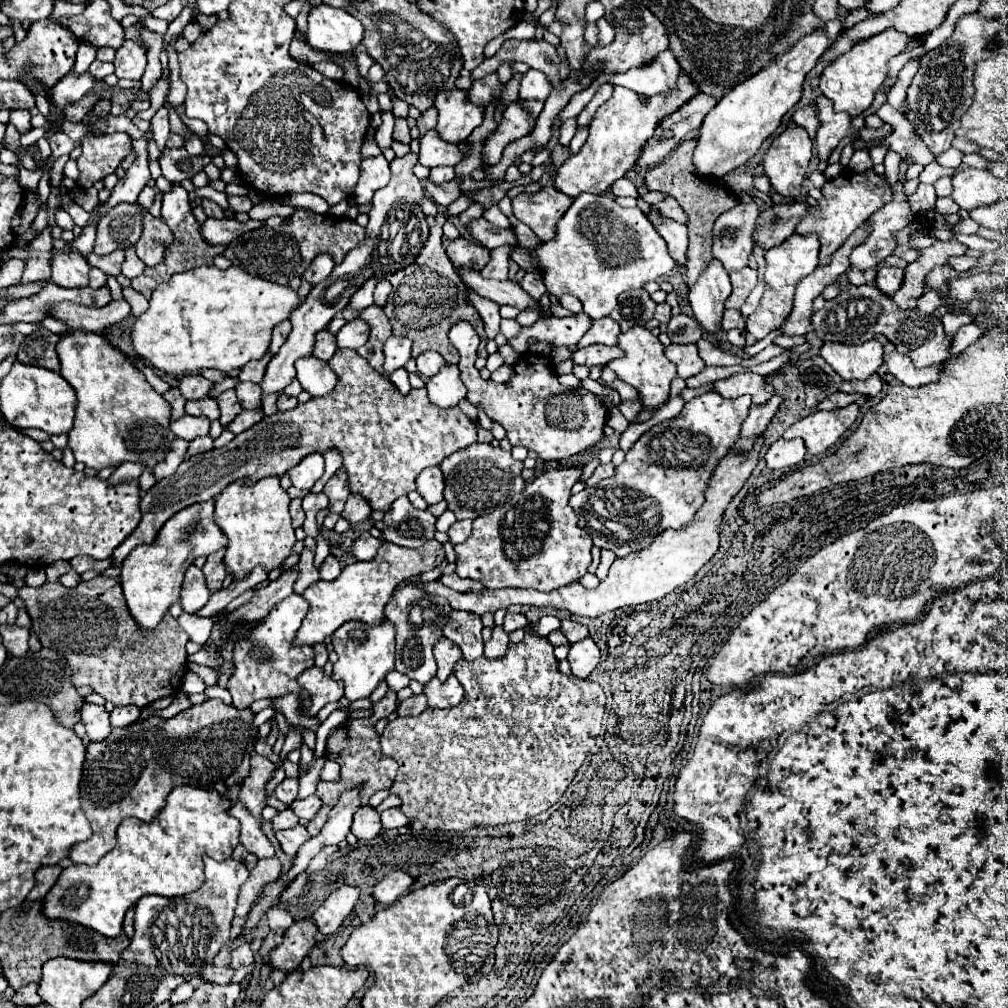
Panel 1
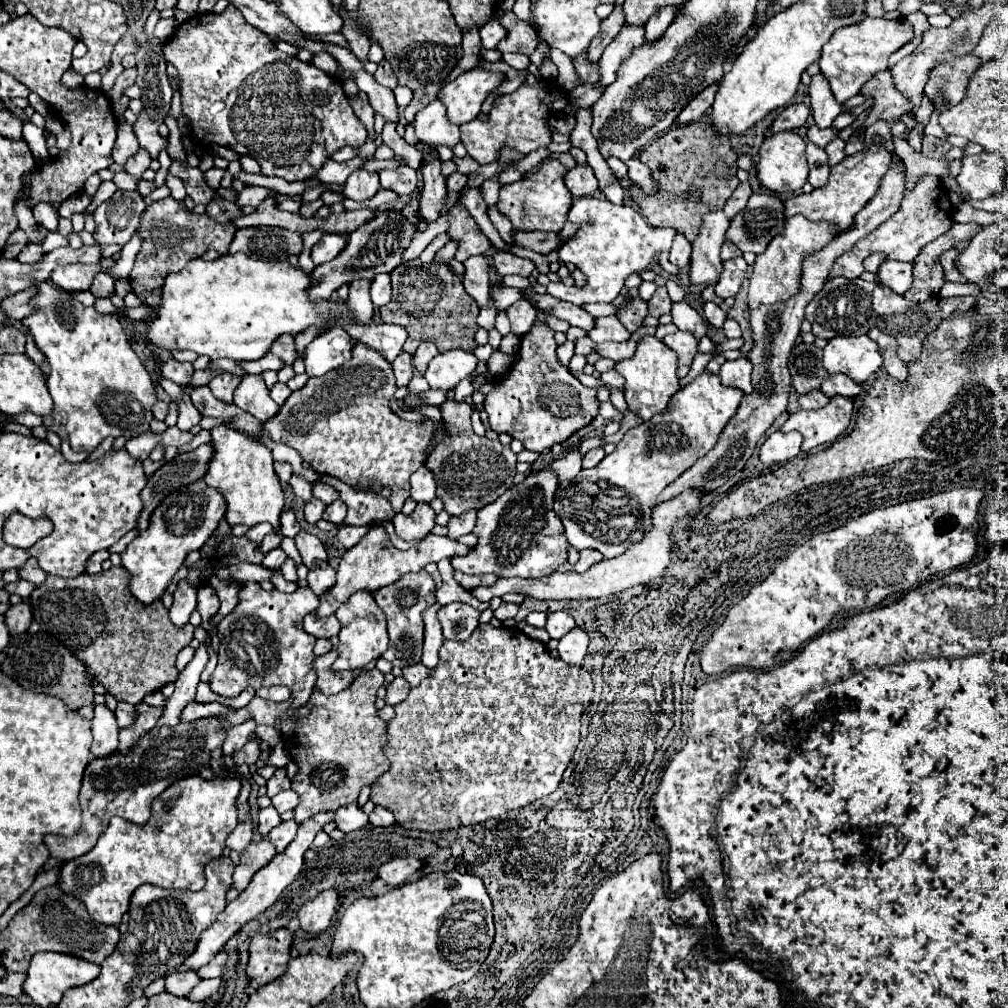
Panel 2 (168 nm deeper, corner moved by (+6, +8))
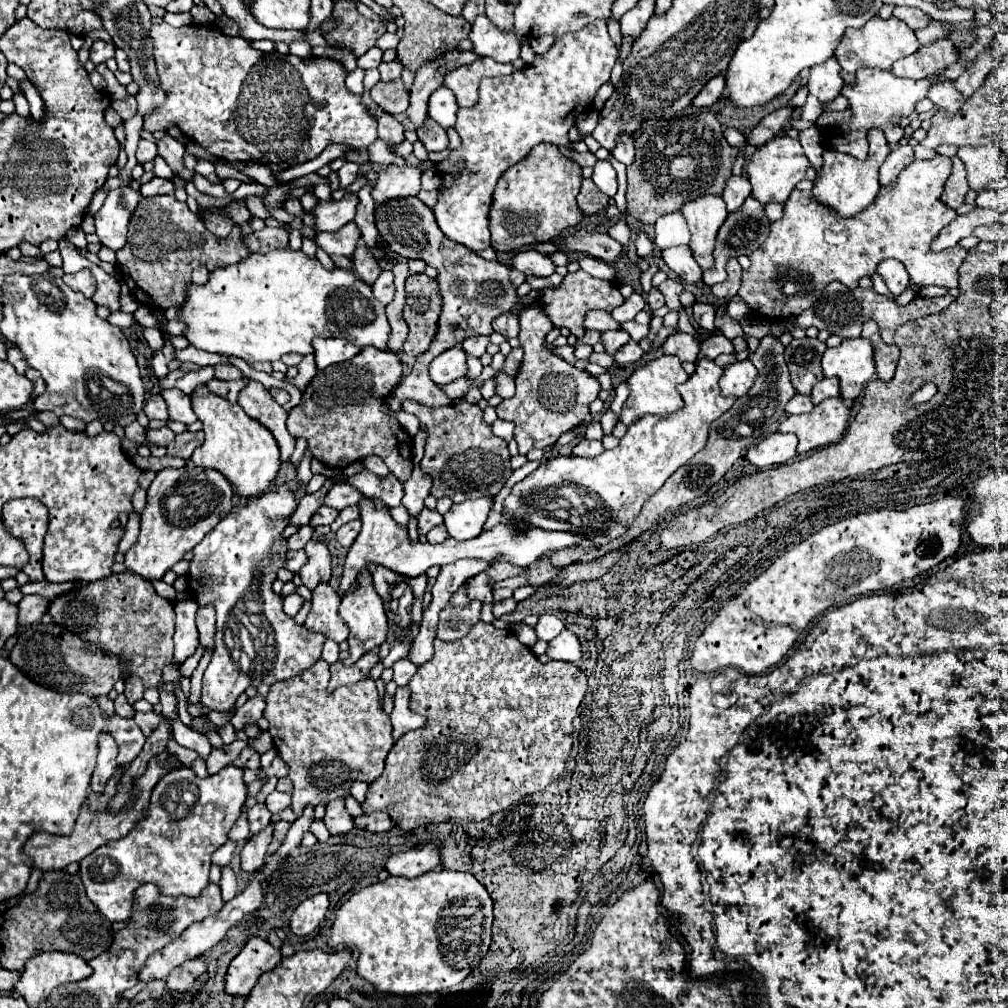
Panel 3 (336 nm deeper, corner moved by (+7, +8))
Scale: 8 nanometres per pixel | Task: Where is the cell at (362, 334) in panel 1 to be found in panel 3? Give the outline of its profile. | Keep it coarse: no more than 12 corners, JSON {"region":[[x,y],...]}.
{"region":[[358,245],[352,263],[356,275],[374,283],[380,265],[366,245]]}

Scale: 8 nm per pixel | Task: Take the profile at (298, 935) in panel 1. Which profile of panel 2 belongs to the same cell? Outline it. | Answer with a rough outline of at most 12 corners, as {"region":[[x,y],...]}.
{"region":[[287,927],[255,935],[247,975],[269,983],[287,971]]}

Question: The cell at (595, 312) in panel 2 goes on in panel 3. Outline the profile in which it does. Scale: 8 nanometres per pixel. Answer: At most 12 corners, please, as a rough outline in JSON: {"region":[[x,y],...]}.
{"region":[[634,293],[612,311],[618,323],[634,319],[646,307],[644,295]]}

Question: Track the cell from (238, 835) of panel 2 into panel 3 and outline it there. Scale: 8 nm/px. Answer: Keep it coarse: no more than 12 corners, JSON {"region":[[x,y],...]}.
{"region":[[224,843],[214,855],[212,865],[228,865],[236,843]]}

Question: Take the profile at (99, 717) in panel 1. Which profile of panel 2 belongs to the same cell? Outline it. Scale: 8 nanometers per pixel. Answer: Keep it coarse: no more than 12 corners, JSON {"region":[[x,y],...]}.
{"region":[[95,705],[91,753],[111,755],[119,747],[119,725],[105,705]]}

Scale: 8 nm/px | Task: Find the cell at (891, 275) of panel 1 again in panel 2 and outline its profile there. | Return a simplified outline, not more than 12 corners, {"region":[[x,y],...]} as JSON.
{"region":[[883,261],[879,283],[897,293],[911,287],[911,263]]}

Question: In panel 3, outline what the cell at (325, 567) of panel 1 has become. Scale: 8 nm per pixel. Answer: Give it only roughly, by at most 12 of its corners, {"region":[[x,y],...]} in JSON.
{"region":[[326,583],[312,591],[306,627],[338,643],[348,625],[338,617],[340,595]]}

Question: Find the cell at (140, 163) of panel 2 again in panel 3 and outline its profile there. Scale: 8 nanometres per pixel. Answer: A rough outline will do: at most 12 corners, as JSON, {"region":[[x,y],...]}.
{"region":[[140,139],[136,159],[138,163],[156,157],[156,143]]}

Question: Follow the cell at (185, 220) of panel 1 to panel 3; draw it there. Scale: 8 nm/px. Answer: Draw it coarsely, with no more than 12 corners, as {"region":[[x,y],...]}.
{"region":[[174,195],[146,197],[116,251],[130,295],[184,303],[196,267],[250,251]]}

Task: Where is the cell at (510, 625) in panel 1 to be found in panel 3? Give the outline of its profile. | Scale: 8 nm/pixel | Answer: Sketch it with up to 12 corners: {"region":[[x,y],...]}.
{"region":[[514,599],[494,603],[494,617],[502,617],[516,609]]}

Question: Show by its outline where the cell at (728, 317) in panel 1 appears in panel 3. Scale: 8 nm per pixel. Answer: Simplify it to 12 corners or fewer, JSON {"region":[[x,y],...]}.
{"region":[[692,305],[692,317],[702,329],[714,333],[714,305]]}

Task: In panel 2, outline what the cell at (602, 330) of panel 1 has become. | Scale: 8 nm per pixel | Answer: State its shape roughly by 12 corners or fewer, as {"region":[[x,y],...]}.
{"region":[[595,319],[587,337],[595,343],[627,341],[631,335],[619,319]]}

